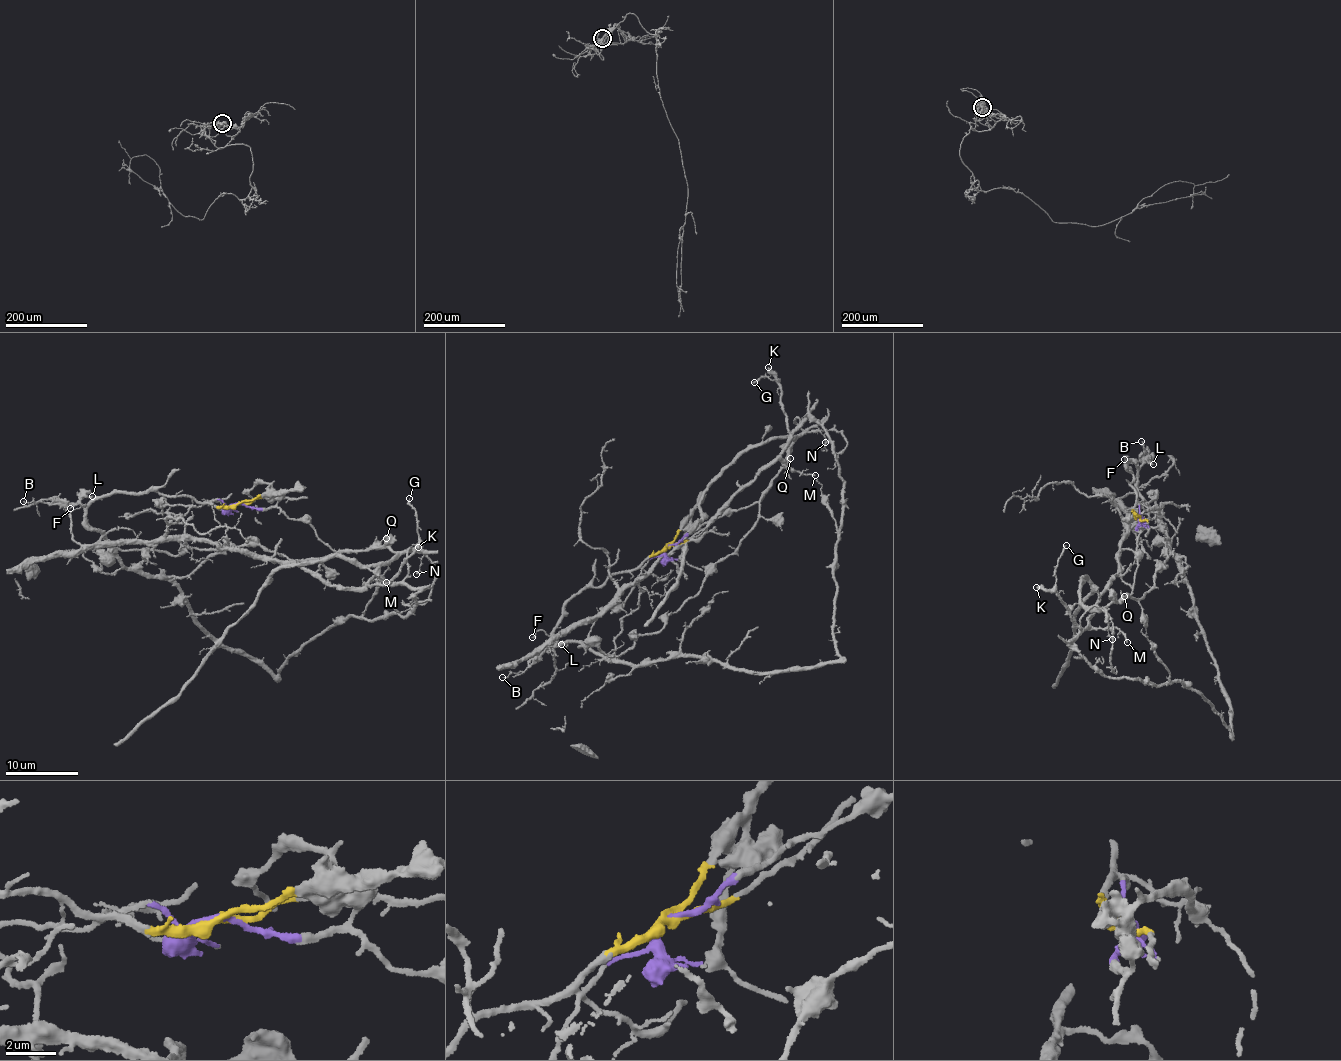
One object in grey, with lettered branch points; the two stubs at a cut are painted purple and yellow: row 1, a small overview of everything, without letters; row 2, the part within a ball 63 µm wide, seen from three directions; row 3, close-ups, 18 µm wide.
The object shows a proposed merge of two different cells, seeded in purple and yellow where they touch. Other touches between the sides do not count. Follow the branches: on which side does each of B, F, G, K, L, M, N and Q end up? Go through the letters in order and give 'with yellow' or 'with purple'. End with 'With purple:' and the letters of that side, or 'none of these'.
B: with yellow
F: with yellow
G: with purple
K: with purple
L: with yellow
M: with purple
N: with purple
Q: with purple
With purple: G, K, M, N, Q

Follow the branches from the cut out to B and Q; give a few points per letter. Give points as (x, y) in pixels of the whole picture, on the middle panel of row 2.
B: (668, 547), (624, 572), (608, 576), (595, 587), (573, 594), (550, 642), (523, 671), (502, 677)
Q: (668, 547), (701, 525), (762, 498), (779, 469), (787, 468), (791, 458)

